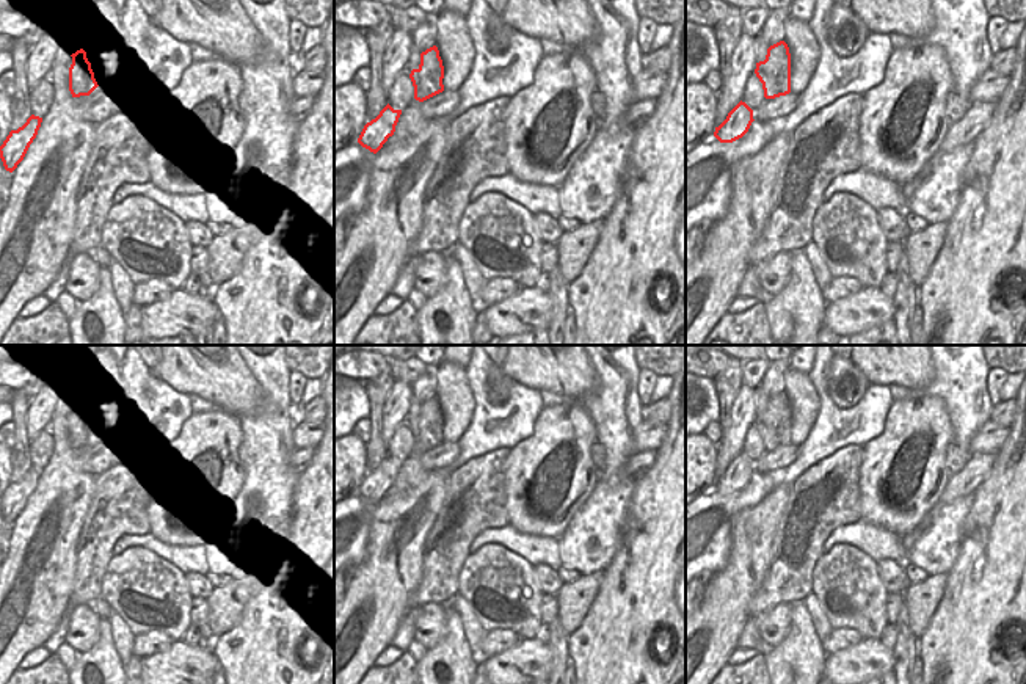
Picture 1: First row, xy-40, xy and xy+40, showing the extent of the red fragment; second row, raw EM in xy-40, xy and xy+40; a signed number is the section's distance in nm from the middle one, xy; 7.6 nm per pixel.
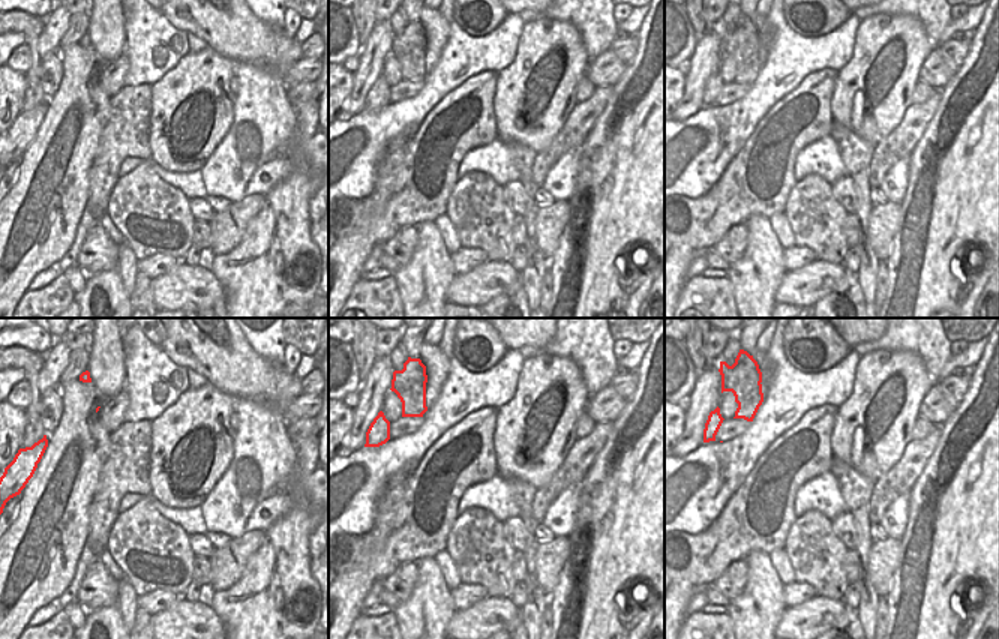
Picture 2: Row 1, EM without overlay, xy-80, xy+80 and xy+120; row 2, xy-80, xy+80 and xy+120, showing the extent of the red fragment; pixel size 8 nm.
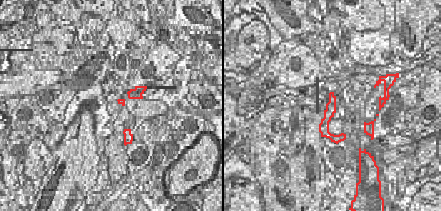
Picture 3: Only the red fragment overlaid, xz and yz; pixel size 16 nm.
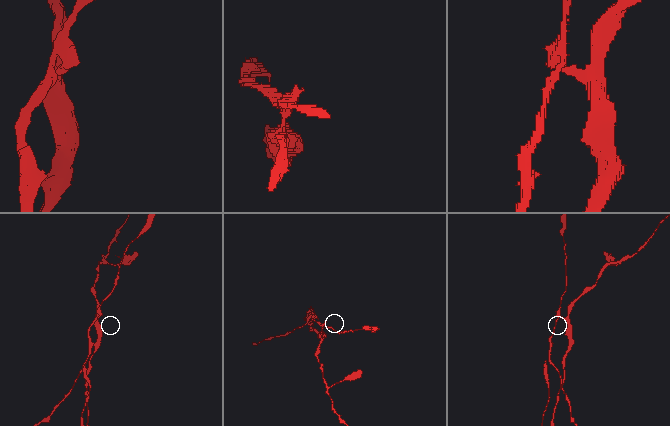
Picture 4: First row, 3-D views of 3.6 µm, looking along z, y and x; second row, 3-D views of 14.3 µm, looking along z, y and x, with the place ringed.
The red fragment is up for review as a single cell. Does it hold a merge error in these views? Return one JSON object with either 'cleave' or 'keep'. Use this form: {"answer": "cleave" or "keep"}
{"answer": "cleave"}

